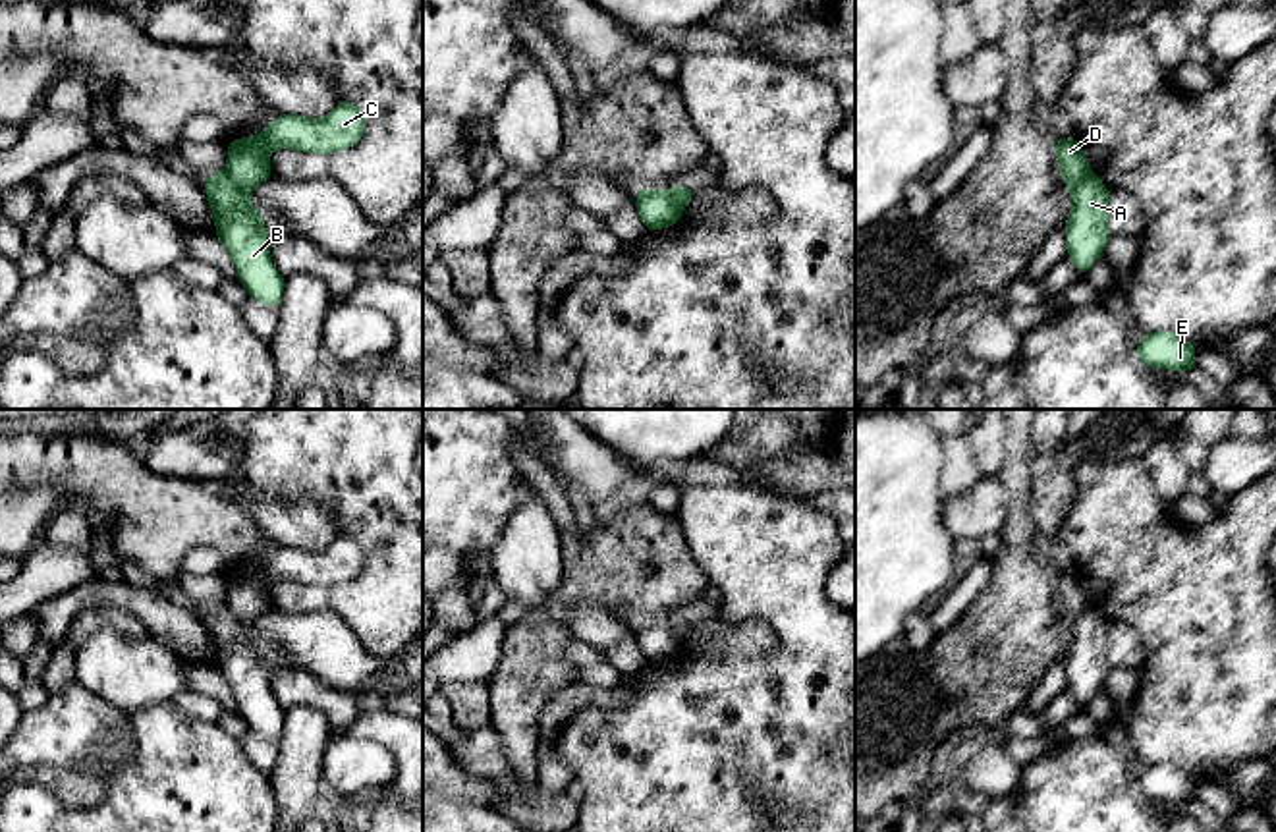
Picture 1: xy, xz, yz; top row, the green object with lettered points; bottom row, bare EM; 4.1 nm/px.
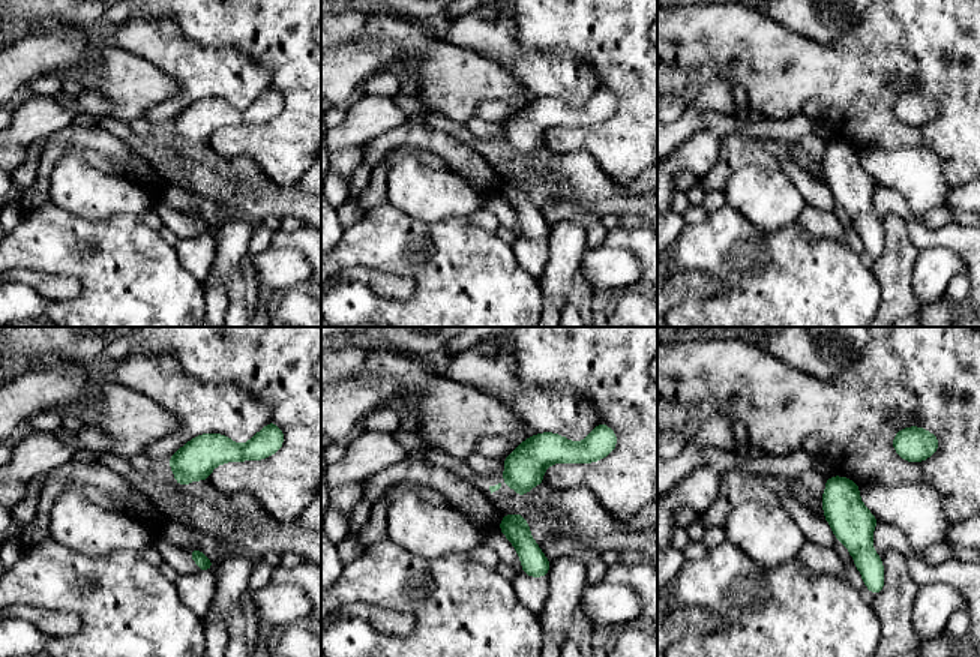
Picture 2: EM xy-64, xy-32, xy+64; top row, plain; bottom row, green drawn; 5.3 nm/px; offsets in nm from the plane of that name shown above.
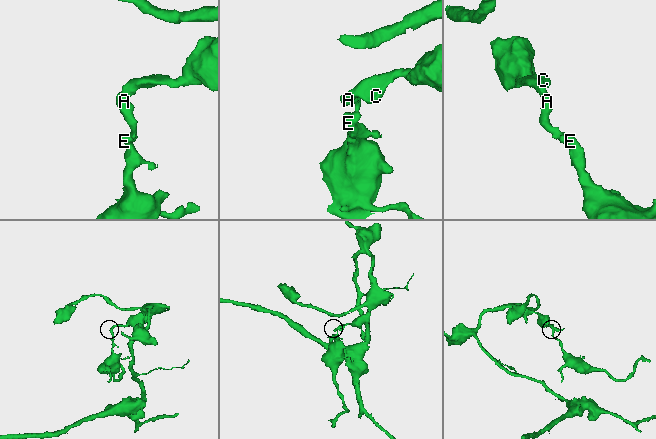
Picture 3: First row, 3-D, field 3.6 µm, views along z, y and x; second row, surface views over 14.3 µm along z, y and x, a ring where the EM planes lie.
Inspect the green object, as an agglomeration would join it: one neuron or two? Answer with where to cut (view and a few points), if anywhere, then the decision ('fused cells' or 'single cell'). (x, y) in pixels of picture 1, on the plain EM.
cut in xy along (222, 603), (248, 626); fused cells

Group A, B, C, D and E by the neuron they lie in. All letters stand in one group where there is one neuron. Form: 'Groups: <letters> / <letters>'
Groups: A B E / C D

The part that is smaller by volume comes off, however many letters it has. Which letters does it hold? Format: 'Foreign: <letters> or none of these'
Foreign: A, B, E

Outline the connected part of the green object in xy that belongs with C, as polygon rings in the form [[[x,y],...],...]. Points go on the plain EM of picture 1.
[[[344,531],[320,552],[297,546],[278,546],[276,552],[251,571],[228,575],[226,606],[251,625],[272,608],[268,587],[274,581],[299,581],[313,587],[328,587],[353,579],[365,568],[365,548],[349,531]]]

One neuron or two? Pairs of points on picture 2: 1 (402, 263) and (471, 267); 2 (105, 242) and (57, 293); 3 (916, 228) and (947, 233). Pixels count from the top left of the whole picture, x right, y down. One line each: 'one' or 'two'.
1: one
2: two
3: one

